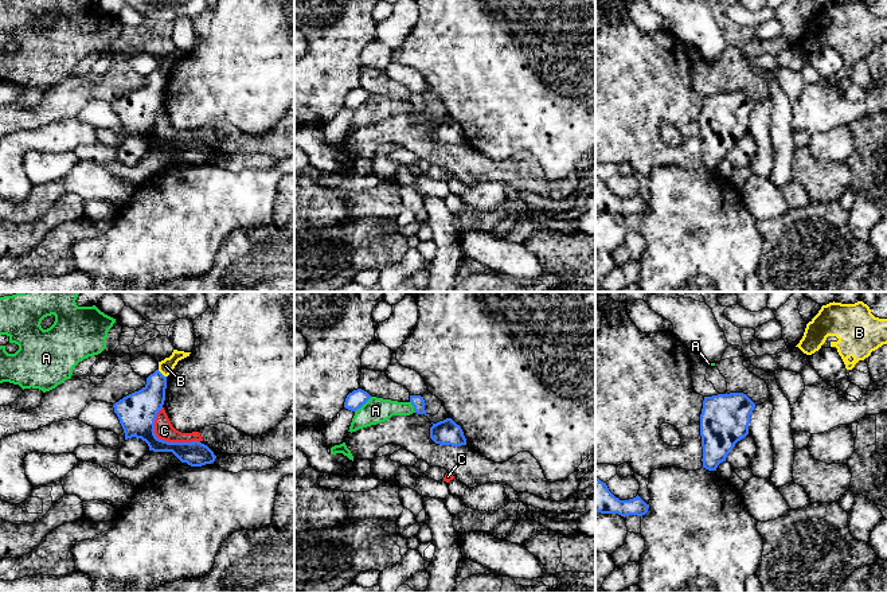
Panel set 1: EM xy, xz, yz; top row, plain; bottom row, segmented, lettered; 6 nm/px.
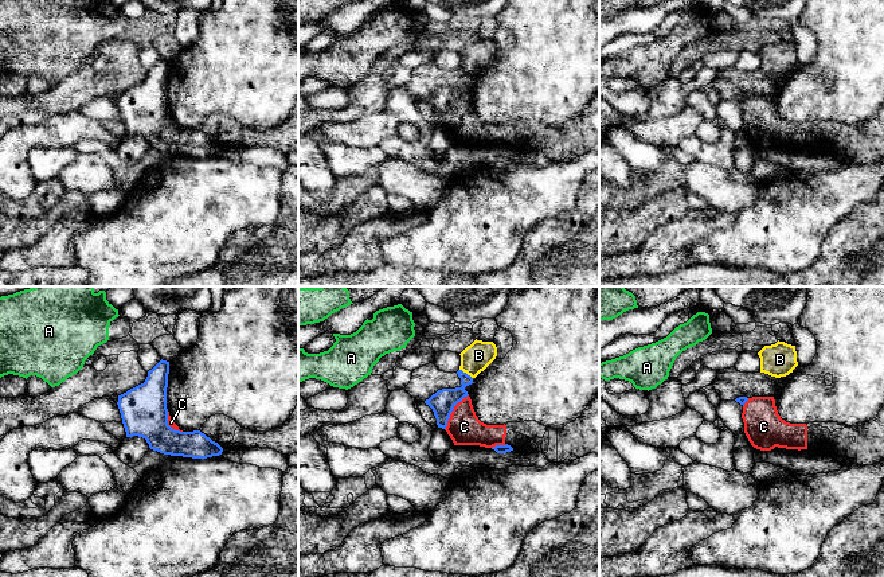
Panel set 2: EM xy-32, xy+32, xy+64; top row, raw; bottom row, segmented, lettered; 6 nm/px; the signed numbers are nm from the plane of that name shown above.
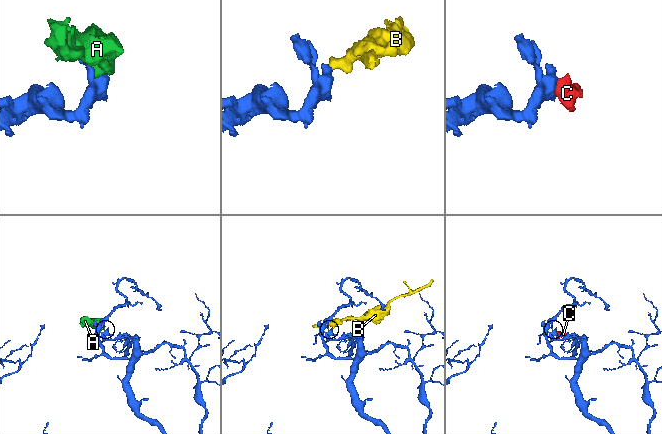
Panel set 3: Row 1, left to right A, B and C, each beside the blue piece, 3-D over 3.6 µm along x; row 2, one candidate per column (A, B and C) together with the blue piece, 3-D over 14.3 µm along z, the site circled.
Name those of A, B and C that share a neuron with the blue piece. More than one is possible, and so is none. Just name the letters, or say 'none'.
none

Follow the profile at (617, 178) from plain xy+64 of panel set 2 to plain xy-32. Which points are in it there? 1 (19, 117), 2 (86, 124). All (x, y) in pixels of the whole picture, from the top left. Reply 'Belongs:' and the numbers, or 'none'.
Belongs: 2

